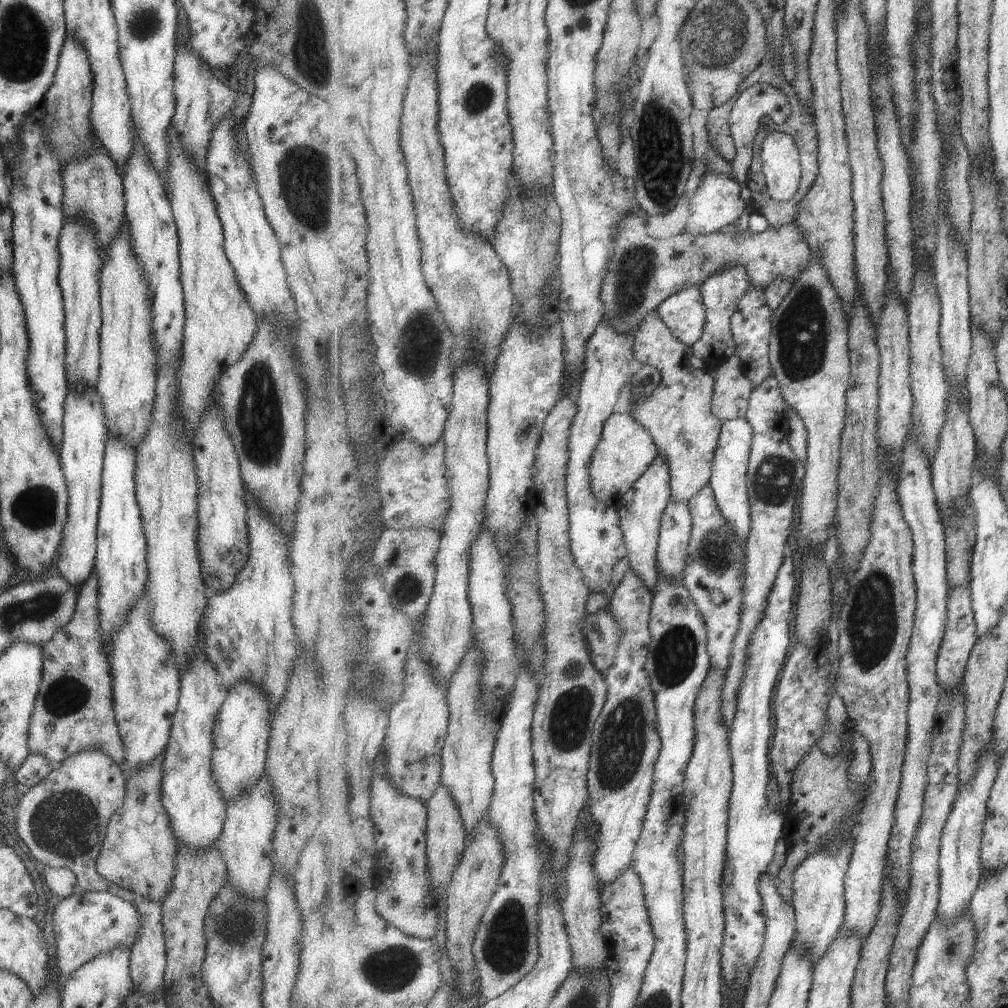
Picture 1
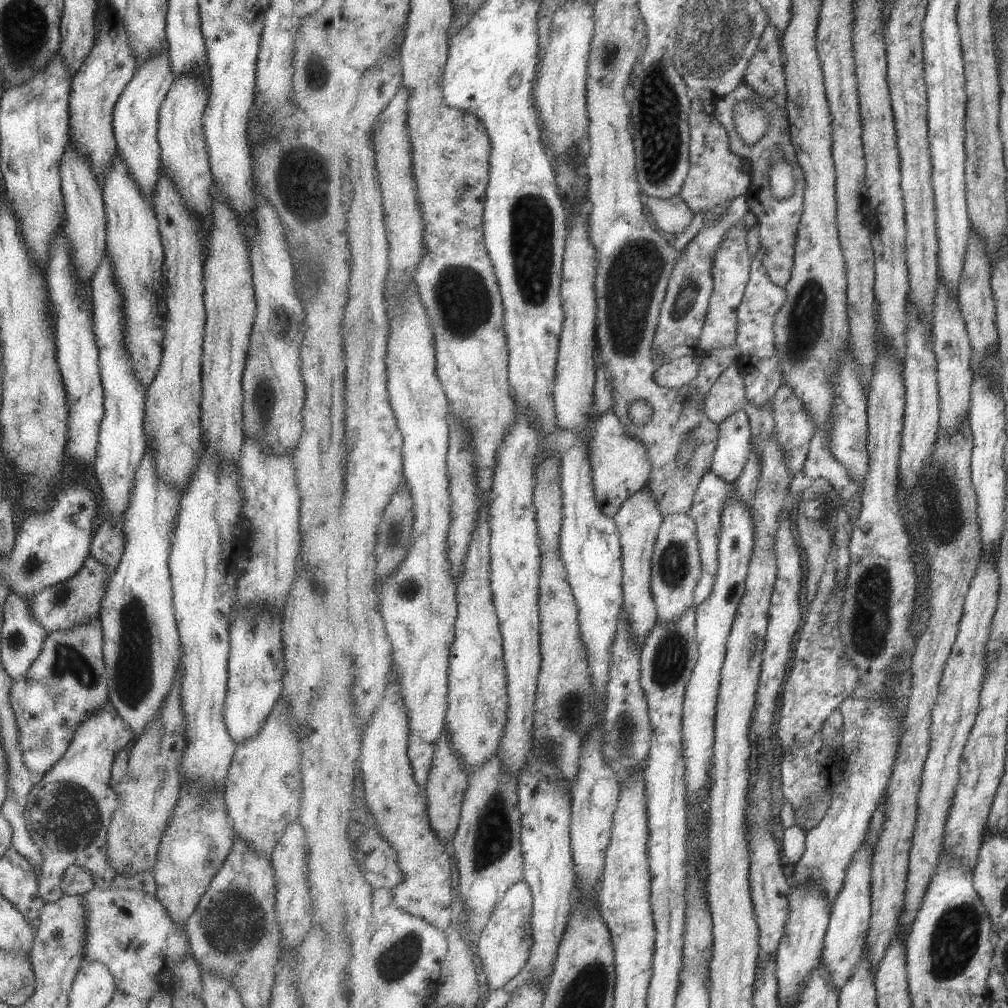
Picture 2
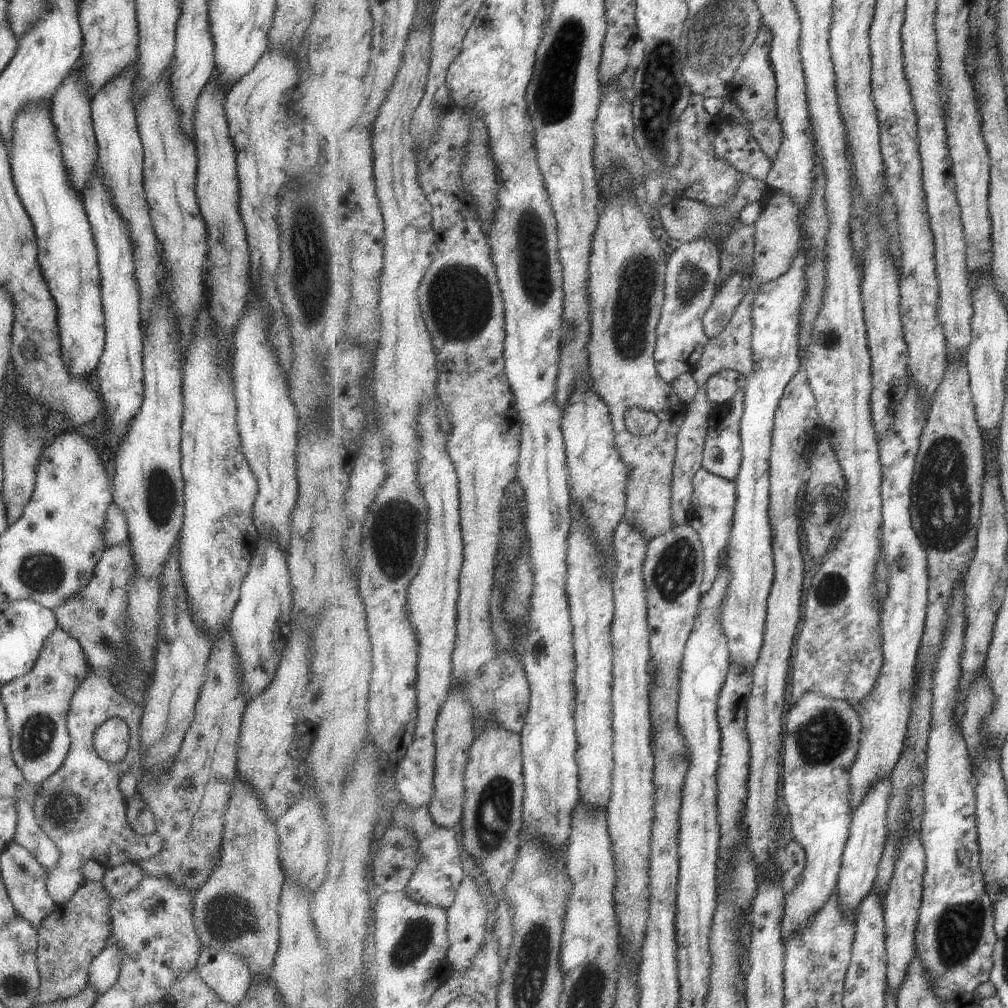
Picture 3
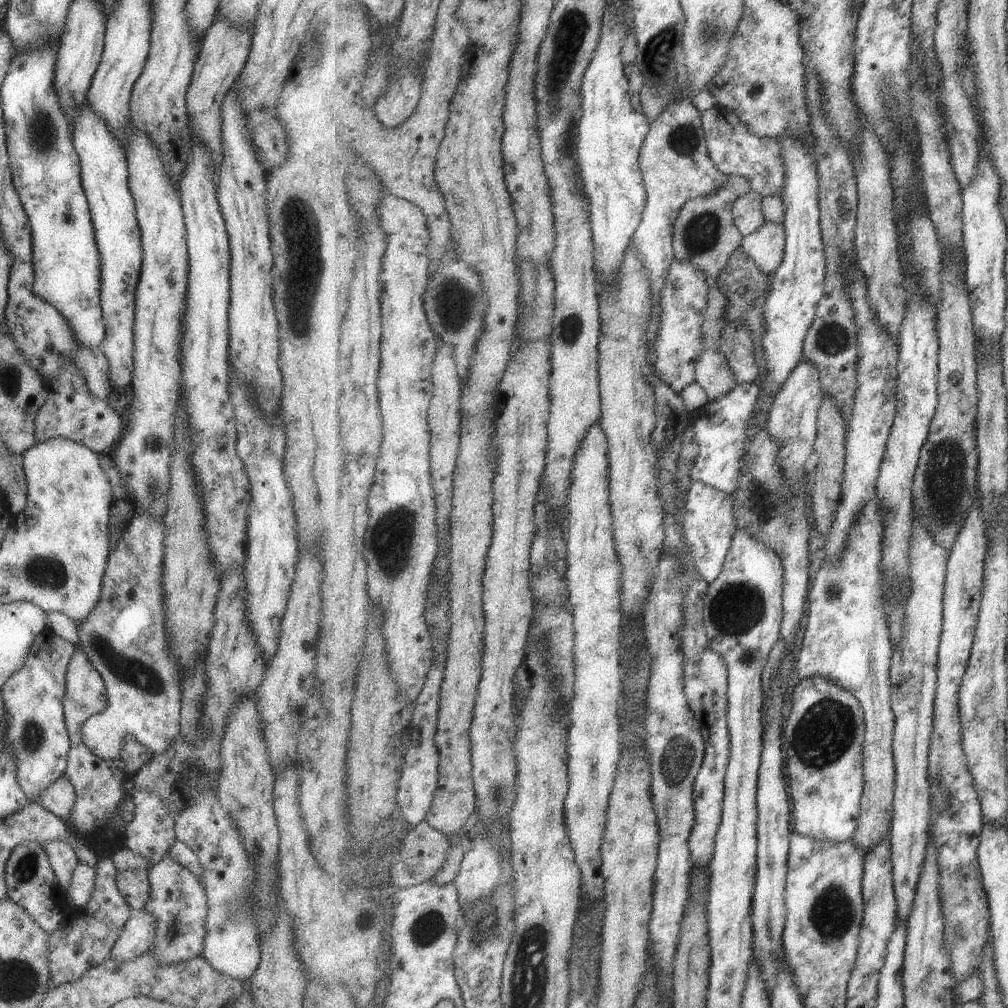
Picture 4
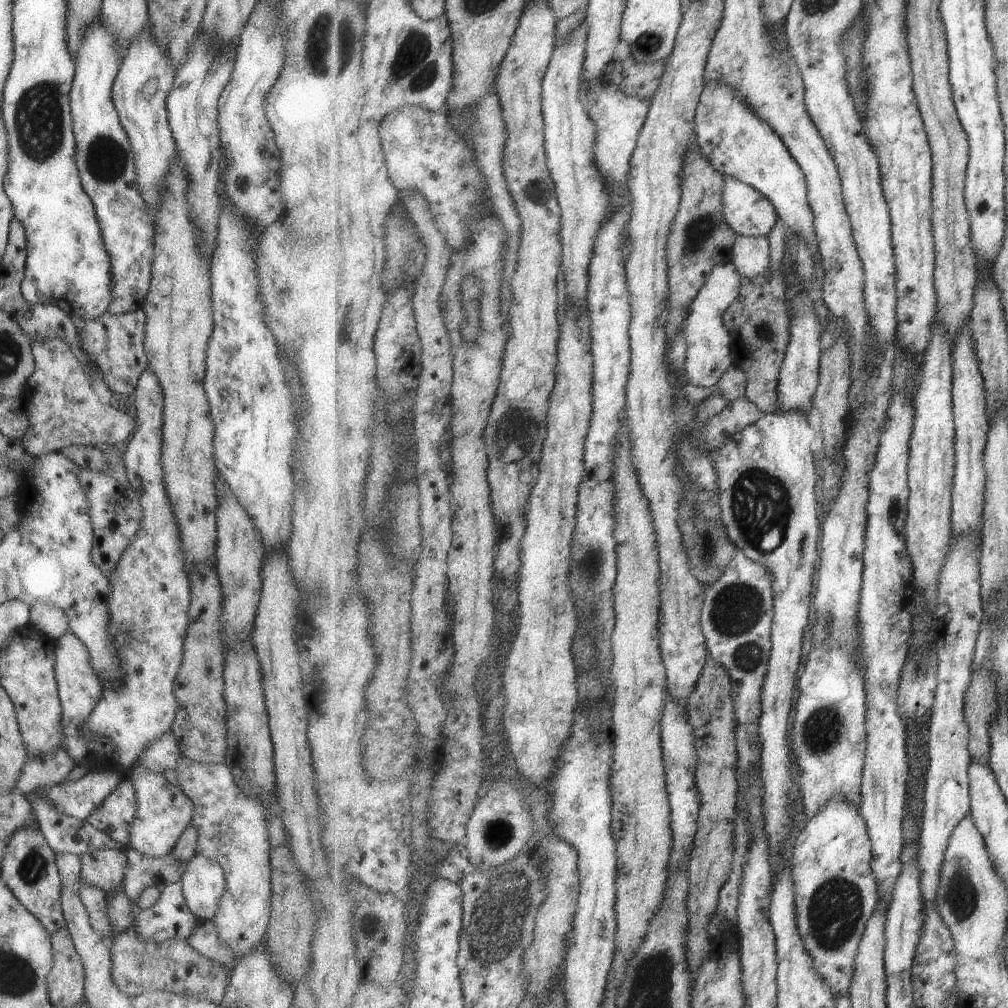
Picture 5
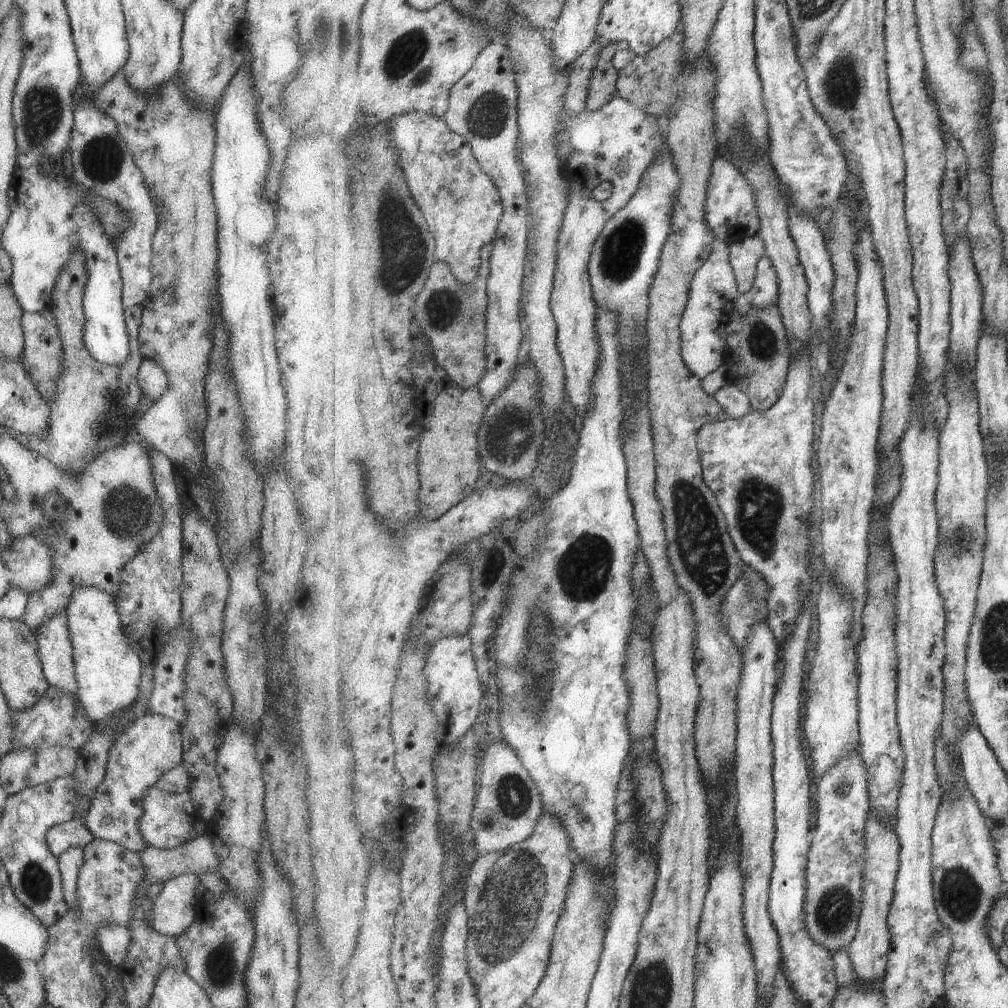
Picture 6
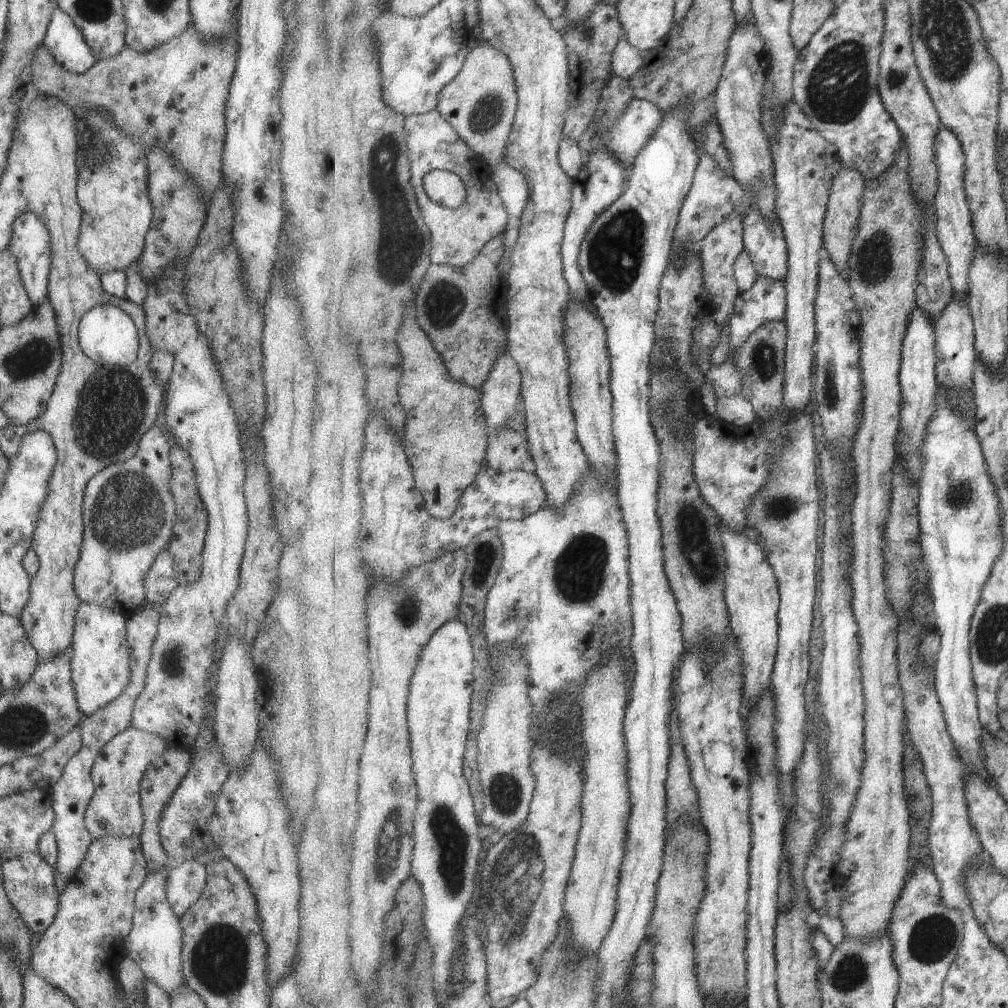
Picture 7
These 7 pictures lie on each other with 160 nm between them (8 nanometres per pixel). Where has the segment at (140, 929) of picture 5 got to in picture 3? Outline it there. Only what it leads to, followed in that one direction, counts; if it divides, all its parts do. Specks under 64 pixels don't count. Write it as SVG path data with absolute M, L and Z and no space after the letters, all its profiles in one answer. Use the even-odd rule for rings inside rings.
M107 944L89 963L86 986L92 986L97 995L109 990L117 978L123 957L116 944Z

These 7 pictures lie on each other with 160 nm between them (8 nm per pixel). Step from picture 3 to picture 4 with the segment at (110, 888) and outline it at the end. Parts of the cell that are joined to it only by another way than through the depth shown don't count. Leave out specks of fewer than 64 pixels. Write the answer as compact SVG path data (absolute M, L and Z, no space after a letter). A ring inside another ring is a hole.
M125 869L116 872L116 887L131 912L141 911L149 894L148 872L145 869Z

